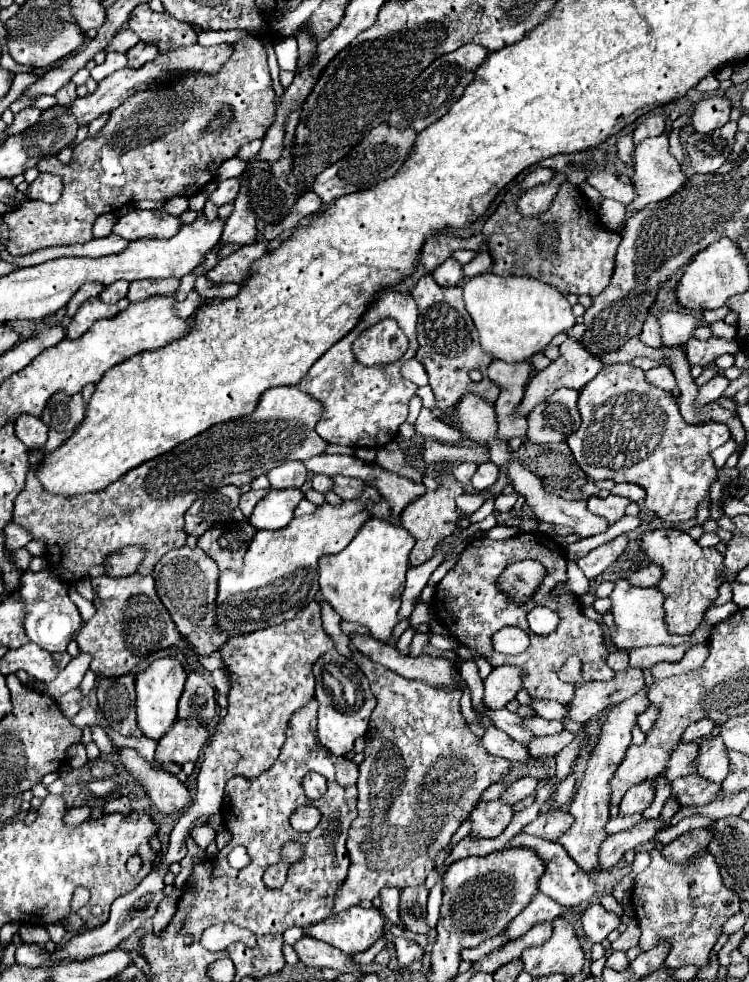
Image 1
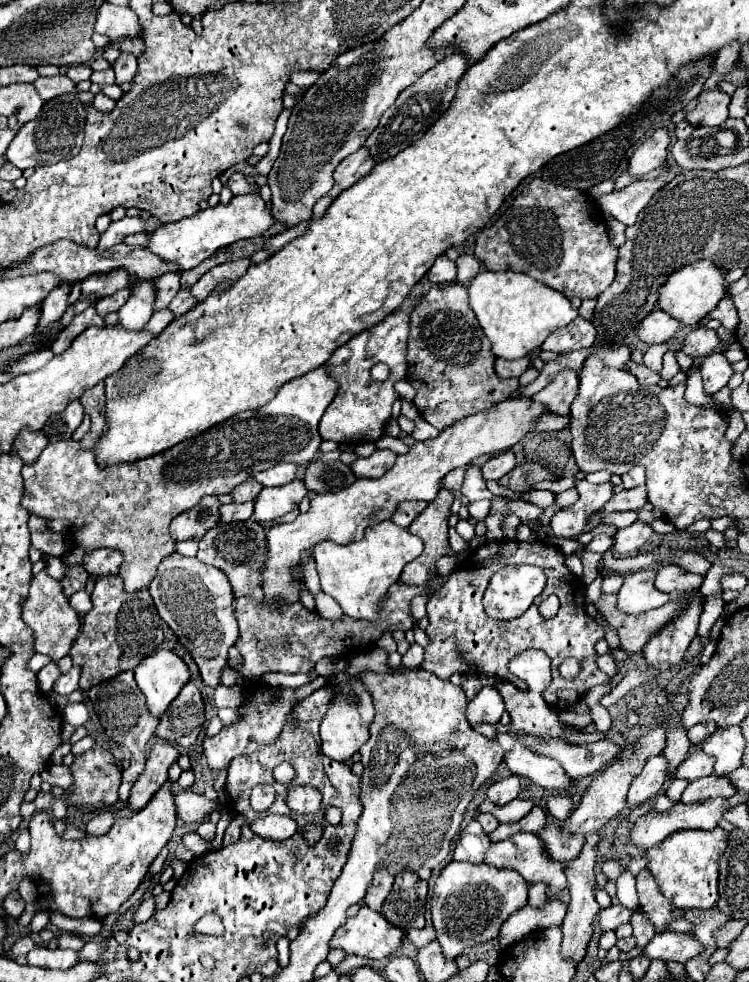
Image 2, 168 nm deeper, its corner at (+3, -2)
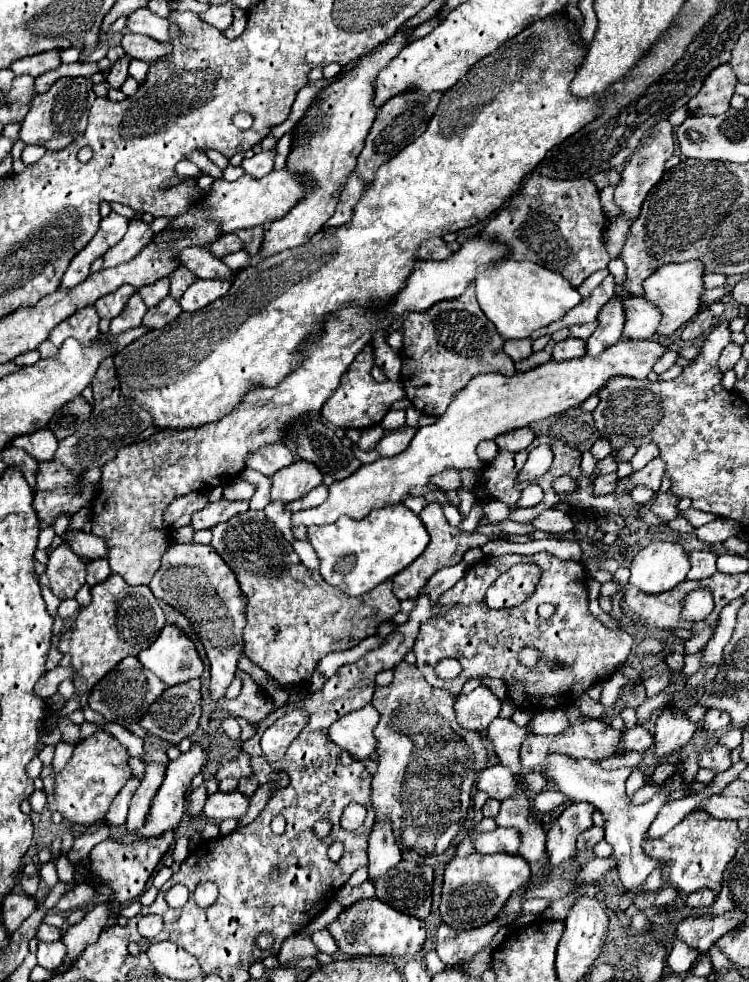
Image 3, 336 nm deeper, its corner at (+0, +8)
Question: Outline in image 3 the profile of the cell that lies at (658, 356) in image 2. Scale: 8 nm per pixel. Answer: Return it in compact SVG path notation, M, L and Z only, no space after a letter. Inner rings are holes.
M668 348L668 350L662 354L662 358L654 364L654 372L656 372L656 374L666 372L666 370L676 362L676 358L678 358L678 354L676 354L674 350L670 350L670 348Z

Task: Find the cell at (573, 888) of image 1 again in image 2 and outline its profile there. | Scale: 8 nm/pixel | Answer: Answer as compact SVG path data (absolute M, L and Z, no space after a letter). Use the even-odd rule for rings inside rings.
M517 832L507 840L491 844L483 862L495 868L517 870L527 882L545 882L555 894L565 888L565 874L561 866L549 860L535 834Z

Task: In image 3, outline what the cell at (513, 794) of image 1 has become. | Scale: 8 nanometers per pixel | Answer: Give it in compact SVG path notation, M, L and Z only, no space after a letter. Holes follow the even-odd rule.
M494 764L494 766L486 768L486 770L480 774L476 786L478 786L478 790L486 792L490 798L502 802L502 800L510 798L510 796L516 792L518 780L516 780L516 776L510 772L508 766L504 766L504 764Z

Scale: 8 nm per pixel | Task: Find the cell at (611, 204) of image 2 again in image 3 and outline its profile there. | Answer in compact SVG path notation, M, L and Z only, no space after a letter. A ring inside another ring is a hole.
M614 218L614 222L608 226L606 230L606 248L608 248L608 254L614 258L620 254L622 246L624 246L624 240L626 240L626 234L628 234L628 228L632 226L634 218Z

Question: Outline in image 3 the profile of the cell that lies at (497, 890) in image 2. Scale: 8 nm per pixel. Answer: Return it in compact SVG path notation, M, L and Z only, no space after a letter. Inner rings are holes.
M470 854L466 858L454 856L444 870L444 884L440 896L440 916L454 930L480 928L492 922L504 908L508 898L526 886L530 880L530 866L522 856L510 854Z

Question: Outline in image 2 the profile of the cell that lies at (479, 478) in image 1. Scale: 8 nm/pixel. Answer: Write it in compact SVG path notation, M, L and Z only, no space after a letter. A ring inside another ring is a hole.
M507 450L507 452L501 452L501 454L497 454L495 458L487 460L487 462L483 464L481 472L483 472L483 478L485 478L485 480L499 480L501 476L509 474L515 466L517 466L515 454L513 454L511 450Z

